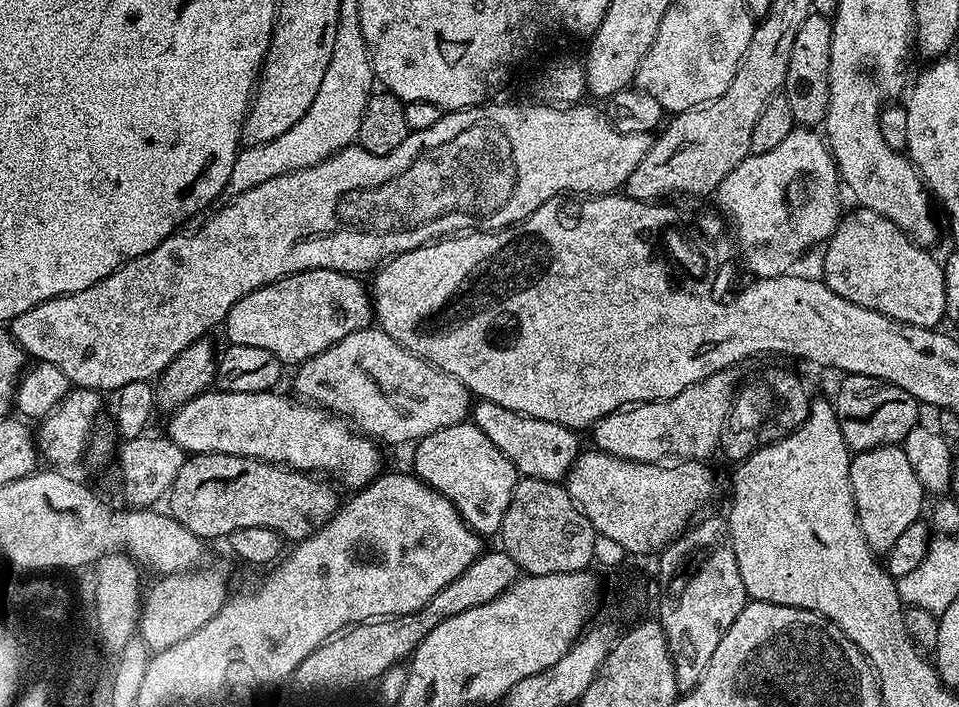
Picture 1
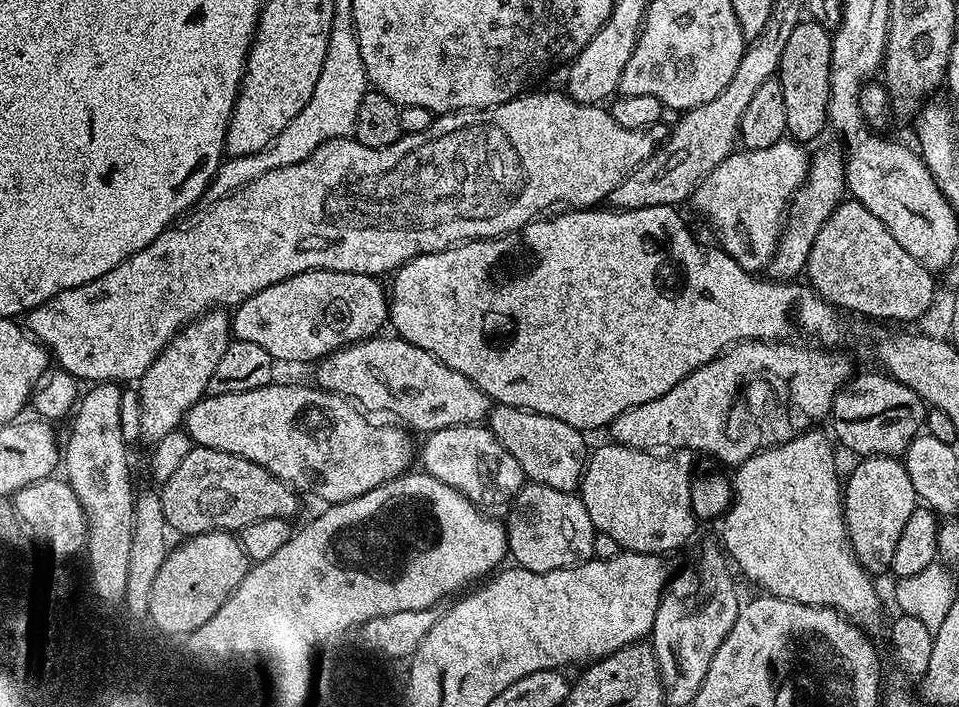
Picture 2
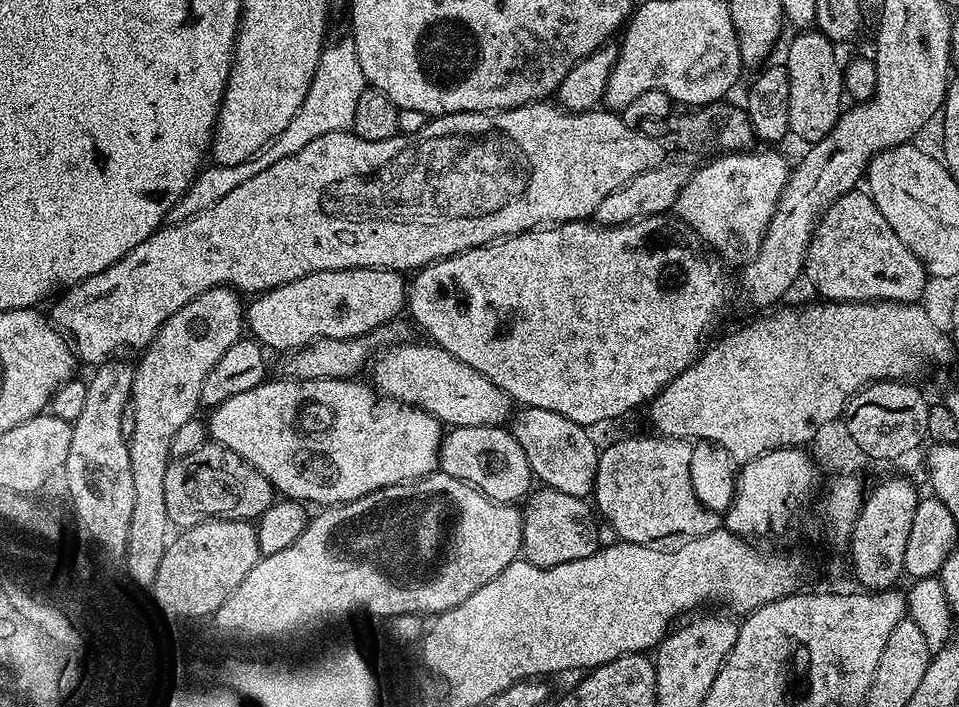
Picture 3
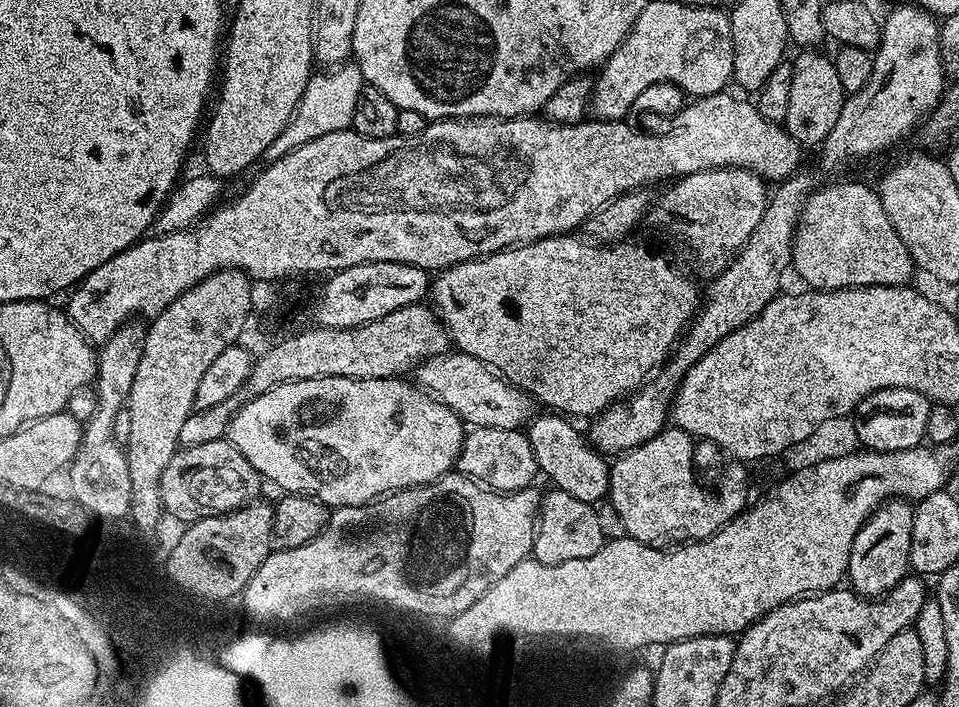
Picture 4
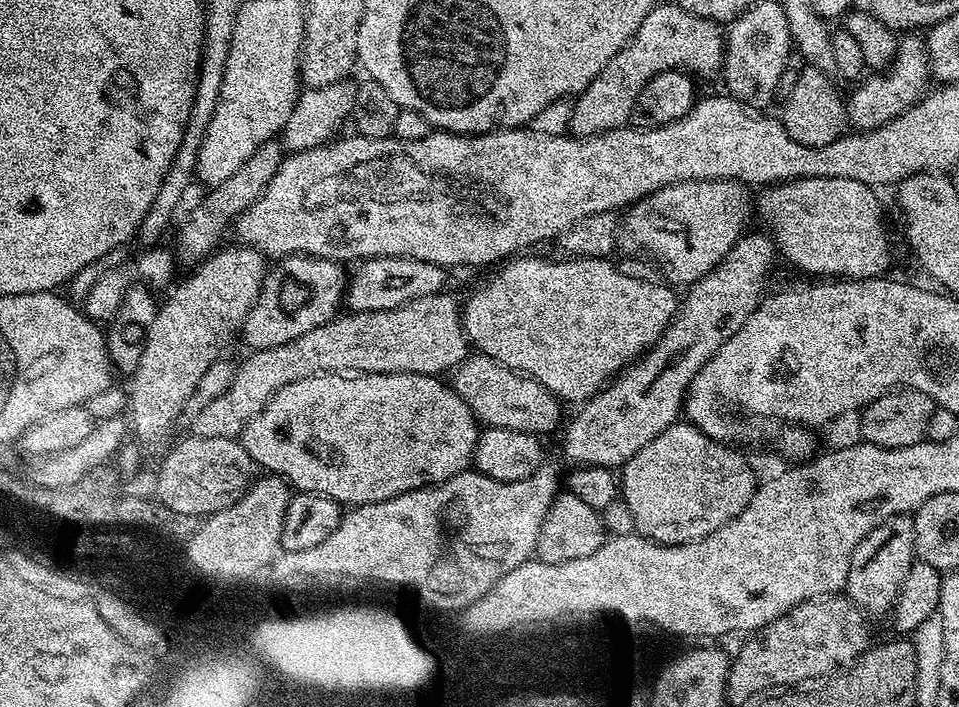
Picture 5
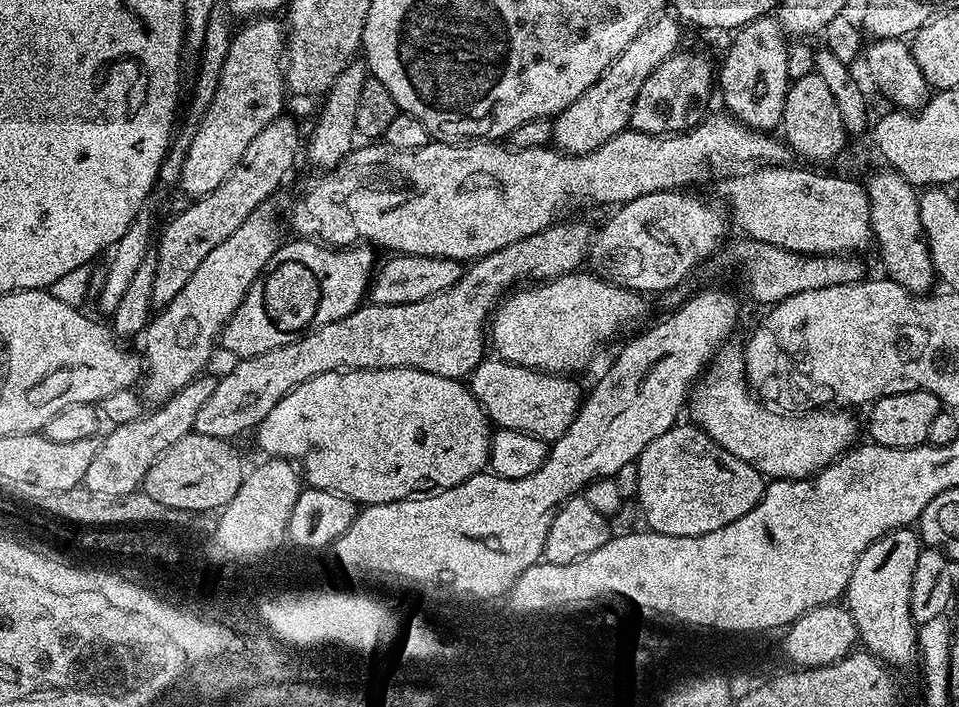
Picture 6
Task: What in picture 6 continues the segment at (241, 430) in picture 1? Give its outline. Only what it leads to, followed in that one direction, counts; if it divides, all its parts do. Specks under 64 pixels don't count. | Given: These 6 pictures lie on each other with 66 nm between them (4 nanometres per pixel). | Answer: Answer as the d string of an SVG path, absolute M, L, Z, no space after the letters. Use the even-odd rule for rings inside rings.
M362 368L318 374L306 382L302 382L290 394L281 398L270 410L270 414L266 414L266 418L255 429L254 437L256 436L261 450L265 452L265 457L283 457L299 465L302 469L303 479L311 487L324 488L328 492L335 492L338 496L345 496L357 505L367 506L406 500L424 489L453 488L466 482L471 476L477 476L478 473L485 471L488 464L488 451L492 445L492 434L493 429L490 427L490 421L487 413L484 412L484 407L474 398L471 387L465 386L461 381L442 378L438 374L430 374L413 368Z

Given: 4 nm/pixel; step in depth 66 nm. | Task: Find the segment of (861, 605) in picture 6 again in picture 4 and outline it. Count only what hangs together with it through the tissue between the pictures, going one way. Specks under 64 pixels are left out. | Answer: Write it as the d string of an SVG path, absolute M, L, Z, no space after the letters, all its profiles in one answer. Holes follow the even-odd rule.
M899 498L887 501L881 504L874 515L858 530L850 550L846 580L859 595L865 598L879 598L892 589L900 579L909 575L908 551L913 511L913 505L909 501Z

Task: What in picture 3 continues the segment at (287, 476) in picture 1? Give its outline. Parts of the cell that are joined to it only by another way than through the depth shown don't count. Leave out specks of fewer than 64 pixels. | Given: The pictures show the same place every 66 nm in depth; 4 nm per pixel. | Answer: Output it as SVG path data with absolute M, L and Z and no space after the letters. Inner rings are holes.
M206 442L194 454L177 456L166 470L166 514L177 529L183 530L213 518L228 518L233 514L240 521L255 521L274 503L274 489L269 480L255 466L234 454L225 444Z

